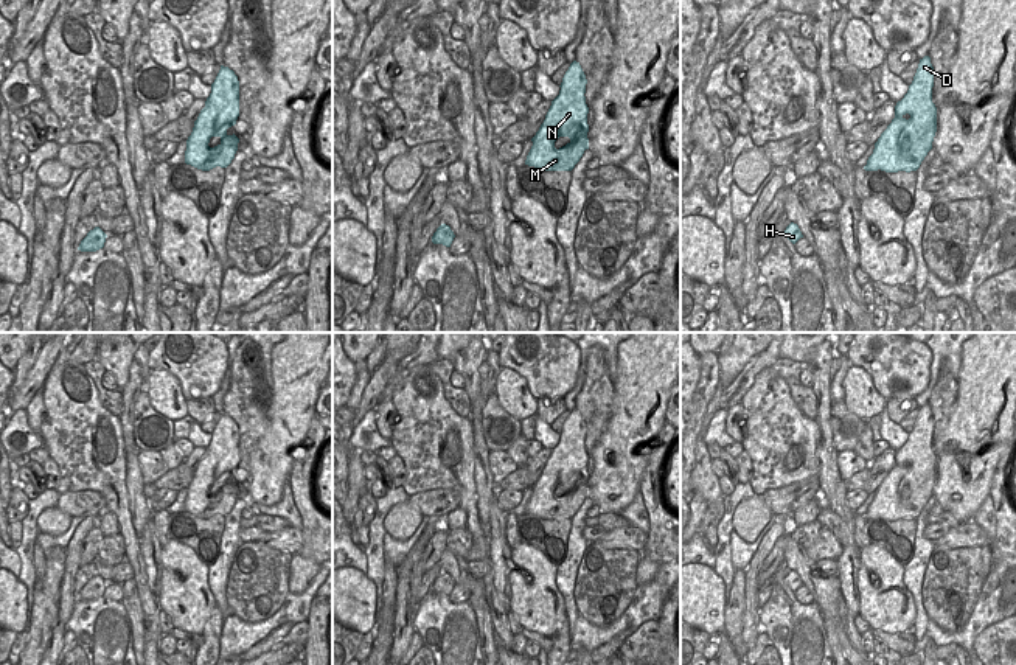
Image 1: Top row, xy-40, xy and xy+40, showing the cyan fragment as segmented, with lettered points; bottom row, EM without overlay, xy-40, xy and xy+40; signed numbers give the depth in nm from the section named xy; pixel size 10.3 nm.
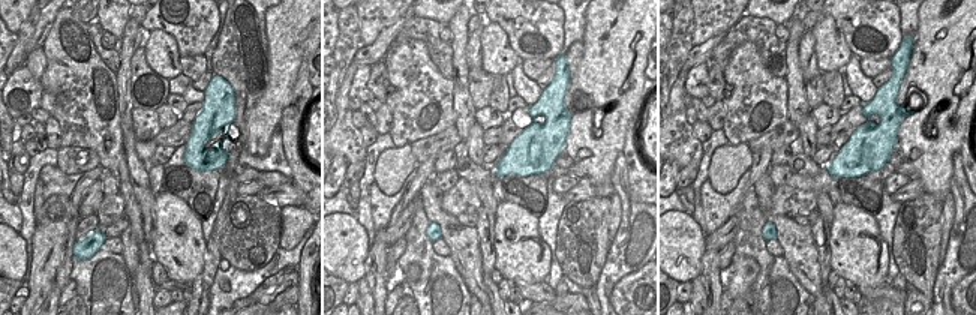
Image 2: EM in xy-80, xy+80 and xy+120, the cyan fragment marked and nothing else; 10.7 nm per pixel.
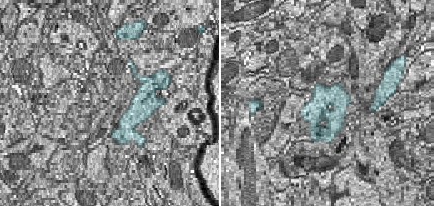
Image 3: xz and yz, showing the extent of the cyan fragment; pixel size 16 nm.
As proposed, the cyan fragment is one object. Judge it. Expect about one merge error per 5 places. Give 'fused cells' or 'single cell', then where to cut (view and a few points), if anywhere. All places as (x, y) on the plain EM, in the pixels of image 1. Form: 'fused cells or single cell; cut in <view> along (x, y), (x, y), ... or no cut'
single cell; no cut

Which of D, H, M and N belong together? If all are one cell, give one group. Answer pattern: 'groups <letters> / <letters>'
groups D H M N

